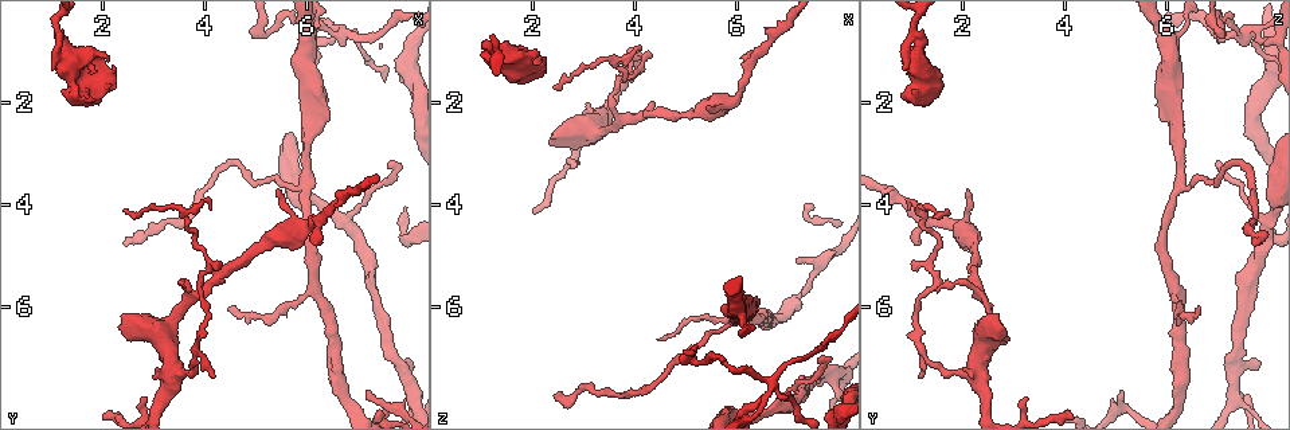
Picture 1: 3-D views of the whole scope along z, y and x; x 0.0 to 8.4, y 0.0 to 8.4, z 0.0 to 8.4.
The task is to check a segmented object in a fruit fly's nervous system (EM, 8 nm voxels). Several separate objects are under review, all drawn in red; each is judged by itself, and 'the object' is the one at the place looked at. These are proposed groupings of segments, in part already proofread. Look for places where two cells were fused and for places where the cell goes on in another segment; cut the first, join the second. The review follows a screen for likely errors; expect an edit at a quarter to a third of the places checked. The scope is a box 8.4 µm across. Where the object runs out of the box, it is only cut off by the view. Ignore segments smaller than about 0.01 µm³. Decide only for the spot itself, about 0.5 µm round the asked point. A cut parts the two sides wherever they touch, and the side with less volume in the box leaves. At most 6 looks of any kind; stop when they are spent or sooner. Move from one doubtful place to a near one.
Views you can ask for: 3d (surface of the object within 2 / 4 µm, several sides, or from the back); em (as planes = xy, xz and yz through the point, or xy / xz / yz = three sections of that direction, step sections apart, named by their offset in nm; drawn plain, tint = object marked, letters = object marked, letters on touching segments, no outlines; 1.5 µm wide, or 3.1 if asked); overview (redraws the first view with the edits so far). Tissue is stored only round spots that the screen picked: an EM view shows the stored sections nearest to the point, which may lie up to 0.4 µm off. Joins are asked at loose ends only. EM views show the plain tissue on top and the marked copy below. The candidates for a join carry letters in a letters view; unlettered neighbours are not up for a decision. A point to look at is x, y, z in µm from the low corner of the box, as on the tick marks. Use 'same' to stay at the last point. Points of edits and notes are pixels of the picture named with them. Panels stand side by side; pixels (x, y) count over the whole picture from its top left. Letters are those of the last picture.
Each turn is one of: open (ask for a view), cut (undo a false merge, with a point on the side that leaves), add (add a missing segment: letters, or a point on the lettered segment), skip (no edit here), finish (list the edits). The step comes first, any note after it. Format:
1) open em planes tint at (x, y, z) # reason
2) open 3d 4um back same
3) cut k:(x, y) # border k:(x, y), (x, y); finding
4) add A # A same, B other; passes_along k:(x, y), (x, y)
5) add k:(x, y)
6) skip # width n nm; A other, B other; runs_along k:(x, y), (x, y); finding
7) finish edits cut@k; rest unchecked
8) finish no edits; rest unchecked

open 3d 2um at (4.35, 5.15, 1.05) # free end

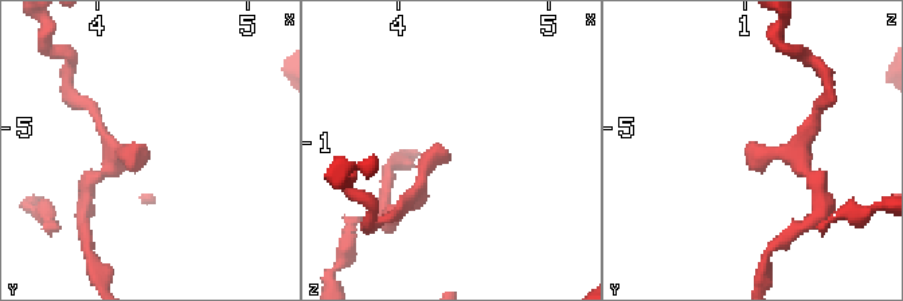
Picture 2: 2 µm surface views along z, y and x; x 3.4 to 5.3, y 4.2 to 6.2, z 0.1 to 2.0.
open em yz step 4 letters at (4.36, 5.18, 1.10) # need the tissue

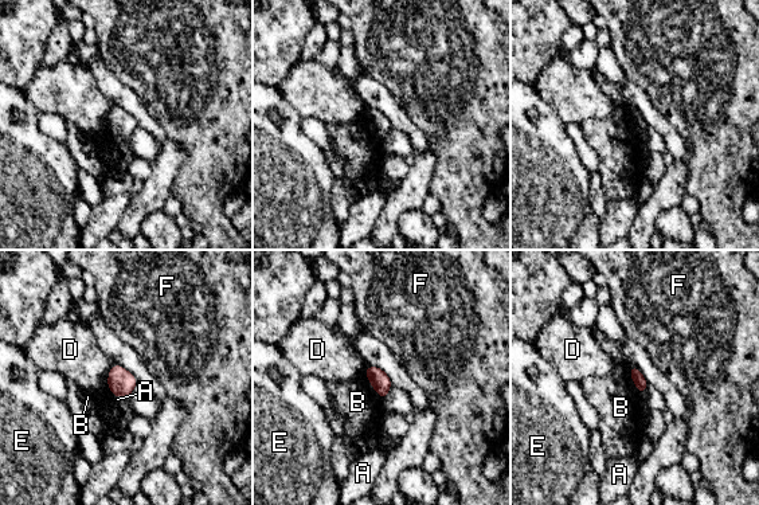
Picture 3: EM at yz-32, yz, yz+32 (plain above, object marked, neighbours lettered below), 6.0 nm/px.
open em xy step 8 letters same # cut it another way

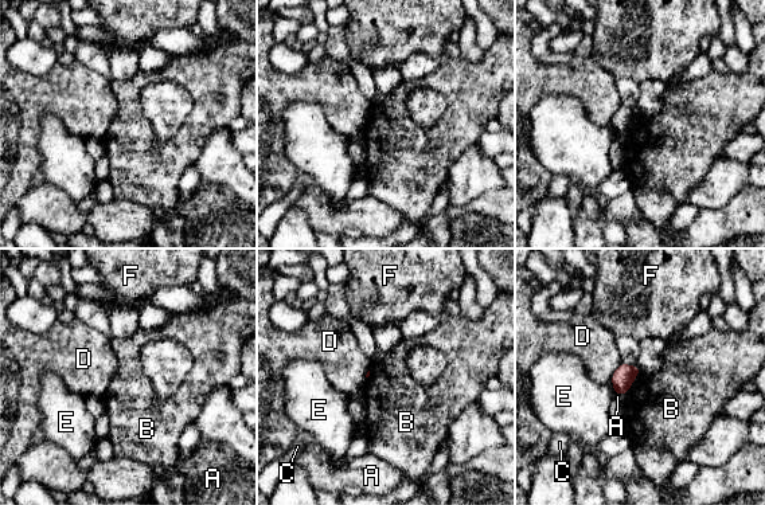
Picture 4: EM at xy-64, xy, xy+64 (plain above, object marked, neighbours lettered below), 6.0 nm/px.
skip # longest_contact B 180 nm; A other, B other, C other, D other, E other, F other; border 4:(640, 371), (624, 395); no lettered segment goes on from it

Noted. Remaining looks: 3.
open em planes letters at (2.40, 4.15, 1.70) # thin end

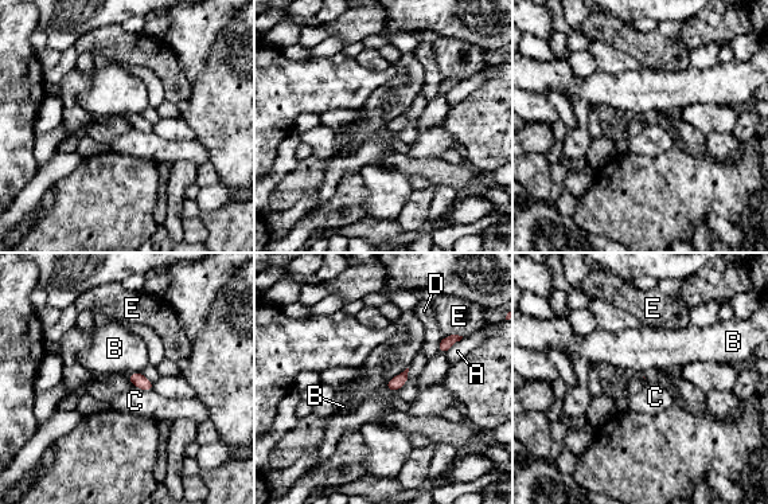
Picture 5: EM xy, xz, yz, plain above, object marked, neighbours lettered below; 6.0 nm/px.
skip # A other, B other, C other, D other, E other; border 5:(132, 385), (152, 391); no lettered segment goes on from it

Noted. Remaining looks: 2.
open 3d 2um at (6.70, 0.60, 7.50) # four arms meet

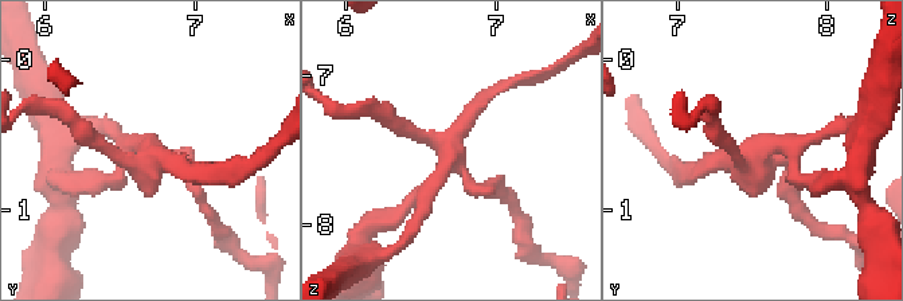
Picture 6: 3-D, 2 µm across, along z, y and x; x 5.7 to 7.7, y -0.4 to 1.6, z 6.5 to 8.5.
open em planes letters at (6.68, 0.64, 7.50)

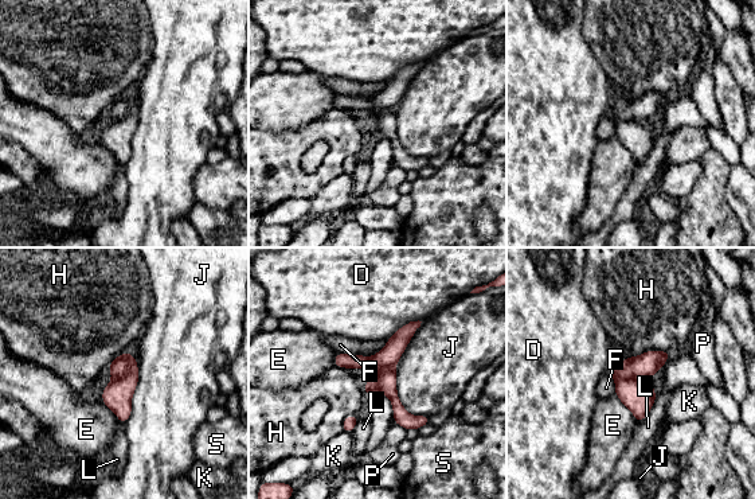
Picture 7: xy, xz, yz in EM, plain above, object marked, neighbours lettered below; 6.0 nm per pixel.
cut 7:(637, 394) # width 160 nm; D other, E other, F other, H other, J other, K other, L other, P other, S other; border 7:(648, 378), (626, 377), (615, 382); two cells meet here

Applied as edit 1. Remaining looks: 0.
finish edits cut@7; rest unchecked

